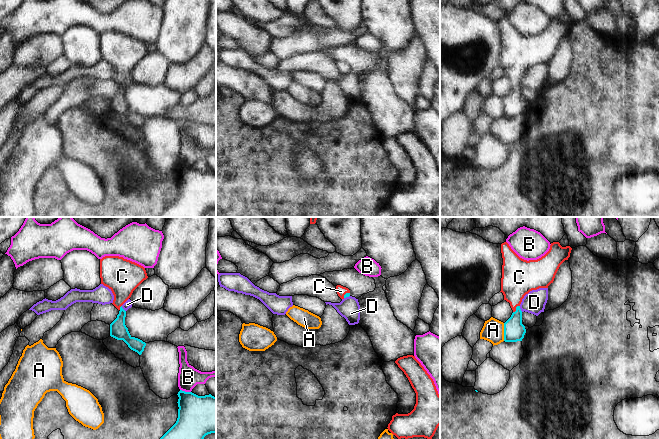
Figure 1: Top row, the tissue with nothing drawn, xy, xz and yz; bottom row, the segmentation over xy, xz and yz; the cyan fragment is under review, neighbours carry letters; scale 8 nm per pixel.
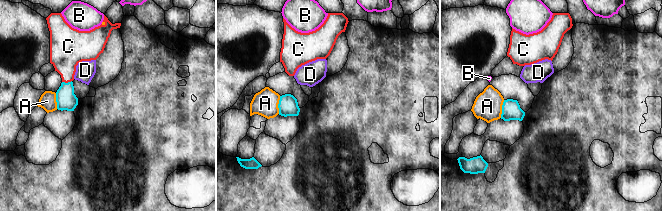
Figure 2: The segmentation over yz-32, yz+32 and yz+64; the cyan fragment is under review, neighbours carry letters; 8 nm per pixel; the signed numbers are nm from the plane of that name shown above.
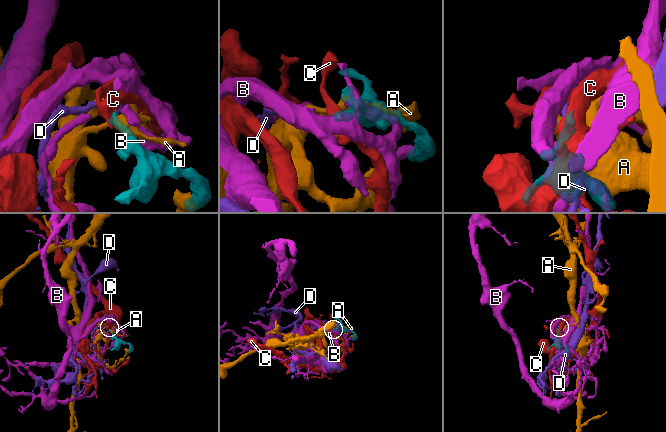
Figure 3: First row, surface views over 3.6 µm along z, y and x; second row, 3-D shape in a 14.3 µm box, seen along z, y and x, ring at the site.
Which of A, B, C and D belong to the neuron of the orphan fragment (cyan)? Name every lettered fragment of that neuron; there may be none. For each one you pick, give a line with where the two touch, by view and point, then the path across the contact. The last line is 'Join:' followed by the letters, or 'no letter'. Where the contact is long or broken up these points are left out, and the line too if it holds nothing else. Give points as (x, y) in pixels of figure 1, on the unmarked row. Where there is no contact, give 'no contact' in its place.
C: meets cyan in yz at (516, 84); runs through yz (514, 106), (516, 84), (516, 59), (519, 53)
Join: C

